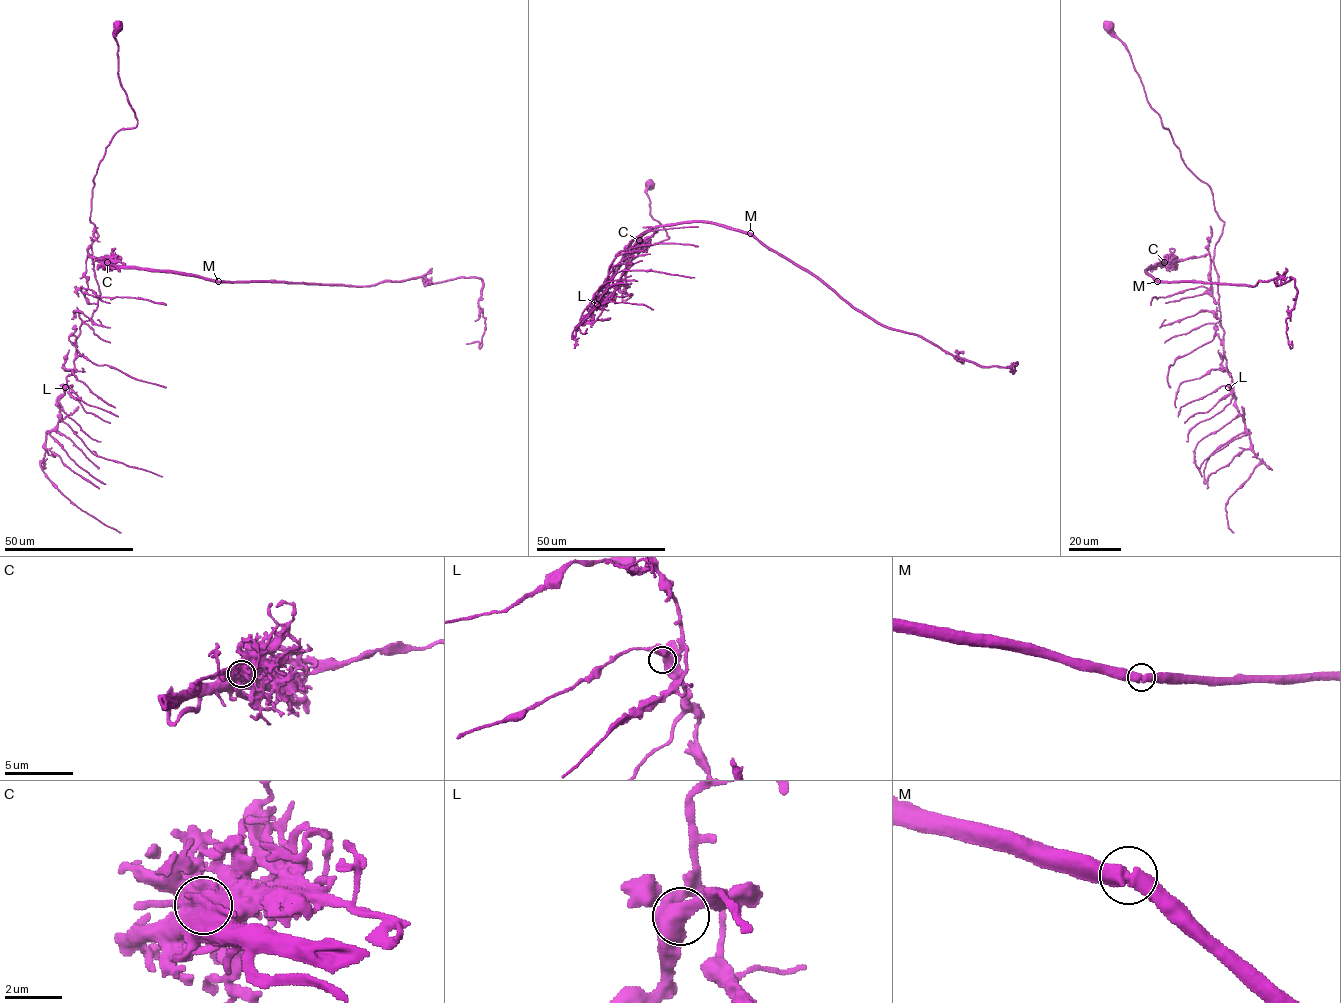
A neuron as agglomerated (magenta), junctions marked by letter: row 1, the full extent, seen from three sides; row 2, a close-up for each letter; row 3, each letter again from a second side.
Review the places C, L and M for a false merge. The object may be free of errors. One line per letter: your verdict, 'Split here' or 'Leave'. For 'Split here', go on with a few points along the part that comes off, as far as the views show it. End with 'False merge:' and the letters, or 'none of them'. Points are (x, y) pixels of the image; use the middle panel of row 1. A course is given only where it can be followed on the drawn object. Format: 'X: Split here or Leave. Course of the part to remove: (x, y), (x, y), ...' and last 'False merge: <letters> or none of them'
C: Split here. Course of the part to remove: (639, 240), (653, 228), (692, 222), (752, 233), (880, 323), (984, 366), (1013, 373), (1018, 362), (998, 367)
L: Leave
M: Leave
False merge: C

